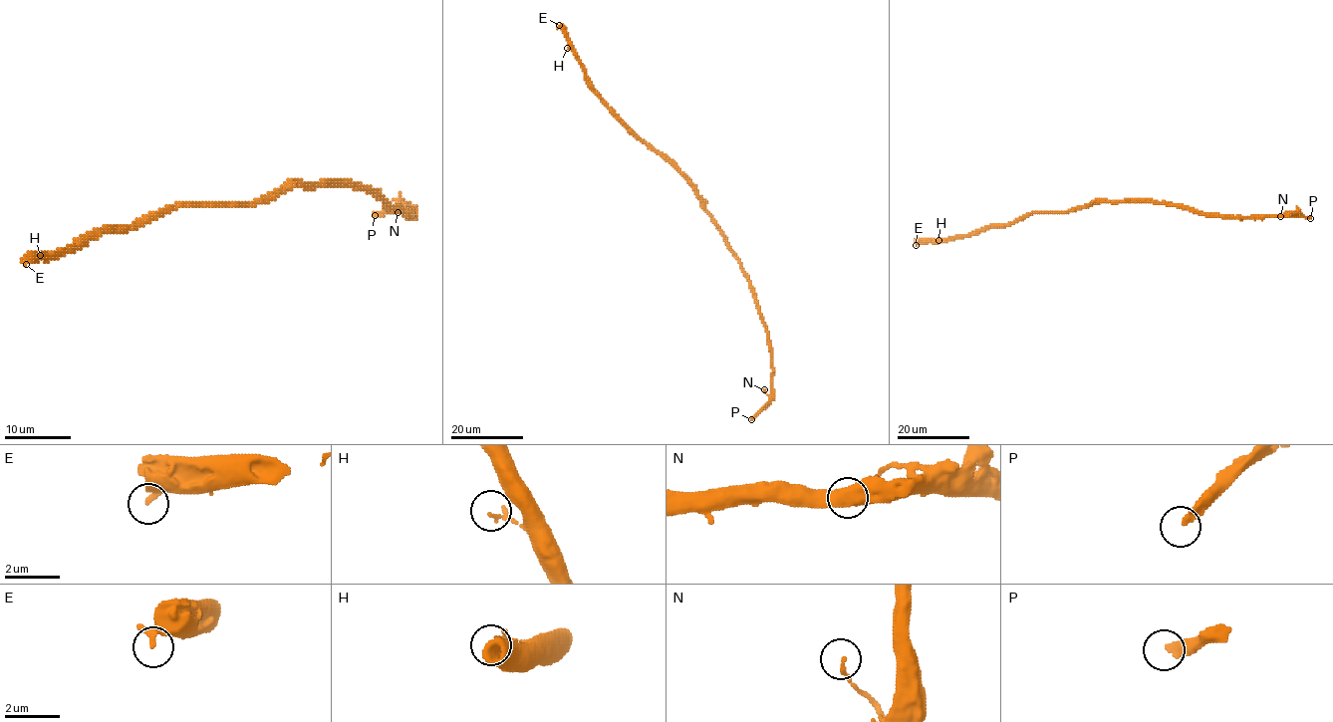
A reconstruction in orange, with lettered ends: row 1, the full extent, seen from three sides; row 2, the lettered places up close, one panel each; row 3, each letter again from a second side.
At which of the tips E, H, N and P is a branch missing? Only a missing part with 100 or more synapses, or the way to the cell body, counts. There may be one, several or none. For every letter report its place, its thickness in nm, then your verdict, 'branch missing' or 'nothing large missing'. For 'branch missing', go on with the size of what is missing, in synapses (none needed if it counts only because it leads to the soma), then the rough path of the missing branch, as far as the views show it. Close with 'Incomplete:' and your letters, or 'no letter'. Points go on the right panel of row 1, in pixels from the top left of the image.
E: (916, 245) | 260 nm | nothing large missing
H: (938, 240) | 120 nm | nothing large missing
N: (1280, 216) | 110 nm | nothing large missing
P: (1310, 218) | 320 nm | branch missing | 120 syn | (1310, 218), (1325, 222), (1331, 229), (1330, 250), (1320, 263), (1314, 265)
Incomplete: P

